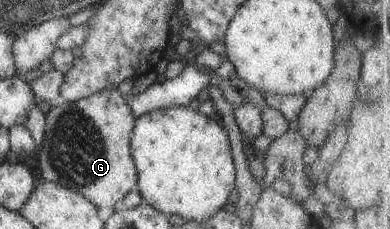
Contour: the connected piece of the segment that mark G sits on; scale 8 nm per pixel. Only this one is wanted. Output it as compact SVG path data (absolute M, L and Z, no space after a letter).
M105 88L74 102L51 107L45 114L42 152L38 158L38 168L42 178L77 192L97 208L113 207L118 200L134 189L136 184L136 171L129 147L129 134L135 118L129 109L129 103L126 103L122 95L117 88Z

